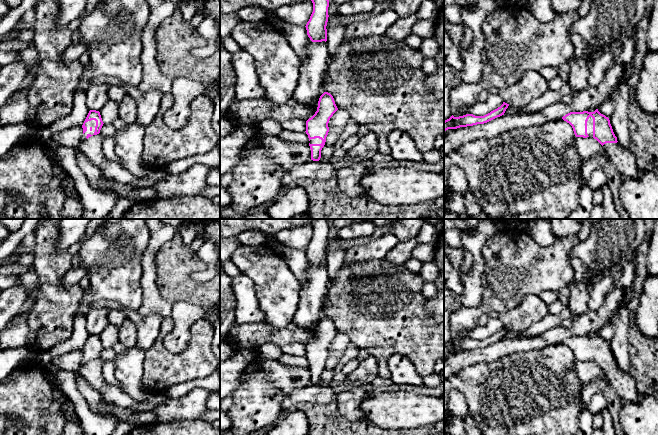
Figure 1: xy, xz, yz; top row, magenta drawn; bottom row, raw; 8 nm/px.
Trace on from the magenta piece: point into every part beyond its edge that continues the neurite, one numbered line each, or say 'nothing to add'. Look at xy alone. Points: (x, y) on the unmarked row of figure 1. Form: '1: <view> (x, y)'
1: xy (92, 347)

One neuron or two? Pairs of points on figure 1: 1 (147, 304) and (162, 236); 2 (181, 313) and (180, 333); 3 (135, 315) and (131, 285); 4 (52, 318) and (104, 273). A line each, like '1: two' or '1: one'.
1: one
2: one
3: two
4: two

